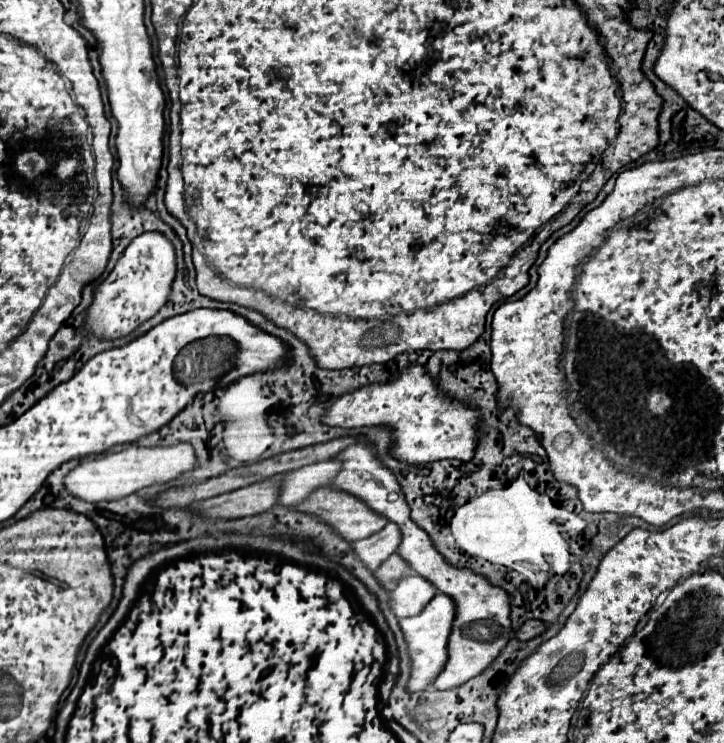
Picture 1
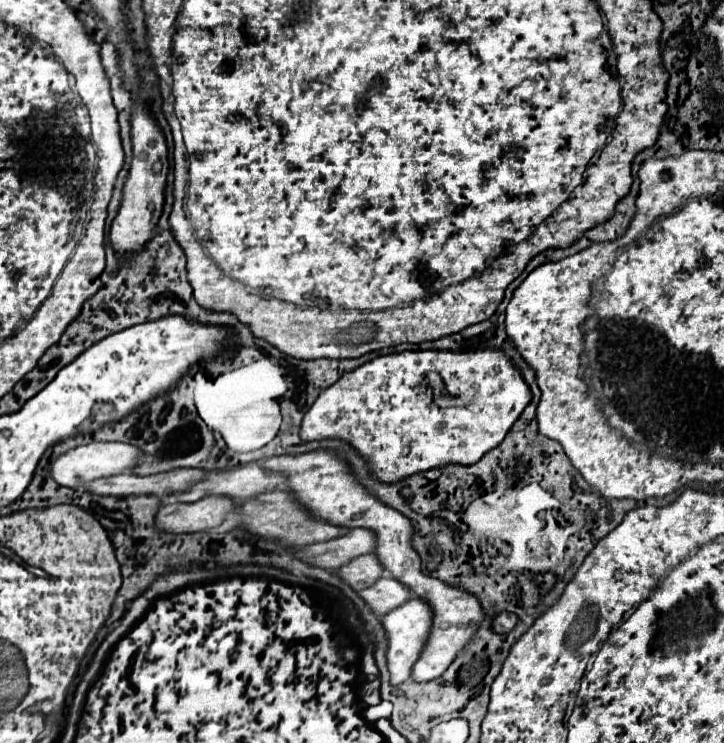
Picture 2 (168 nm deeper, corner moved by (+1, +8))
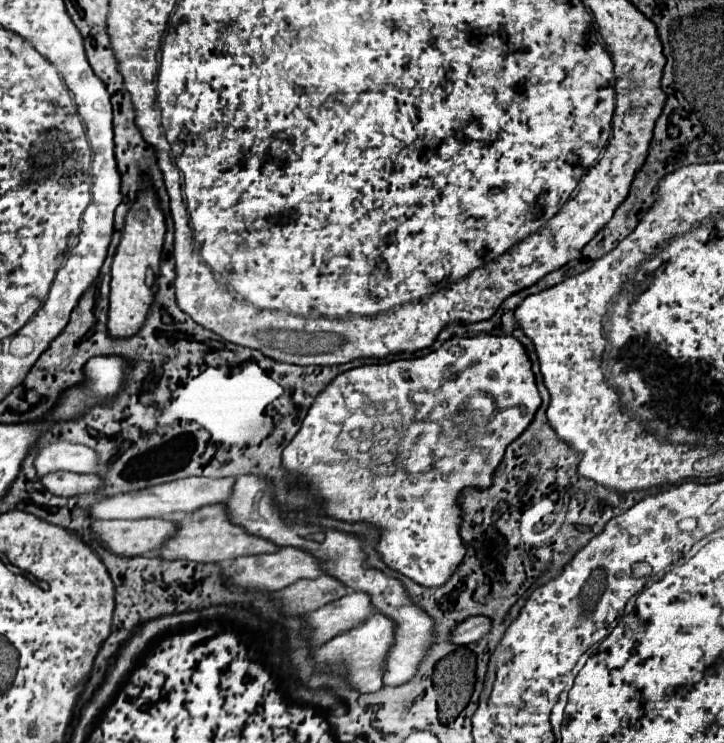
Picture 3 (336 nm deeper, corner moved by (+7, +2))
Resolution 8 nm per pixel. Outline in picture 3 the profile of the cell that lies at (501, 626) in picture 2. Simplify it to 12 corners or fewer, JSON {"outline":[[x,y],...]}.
{"outline":[[473,616],[453,630],[455,644],[471,644],[487,636],[491,620]]}

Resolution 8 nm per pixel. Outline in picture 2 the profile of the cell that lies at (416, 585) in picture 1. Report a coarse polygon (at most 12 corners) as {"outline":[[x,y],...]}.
{"outline":[[379,578],[359,592],[381,618],[411,598],[409,588]]}

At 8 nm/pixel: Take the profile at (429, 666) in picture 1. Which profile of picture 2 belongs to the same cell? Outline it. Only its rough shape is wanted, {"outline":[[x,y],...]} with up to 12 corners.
{"outline":[[415,596],[381,618],[393,686],[409,680],[431,630]]}

